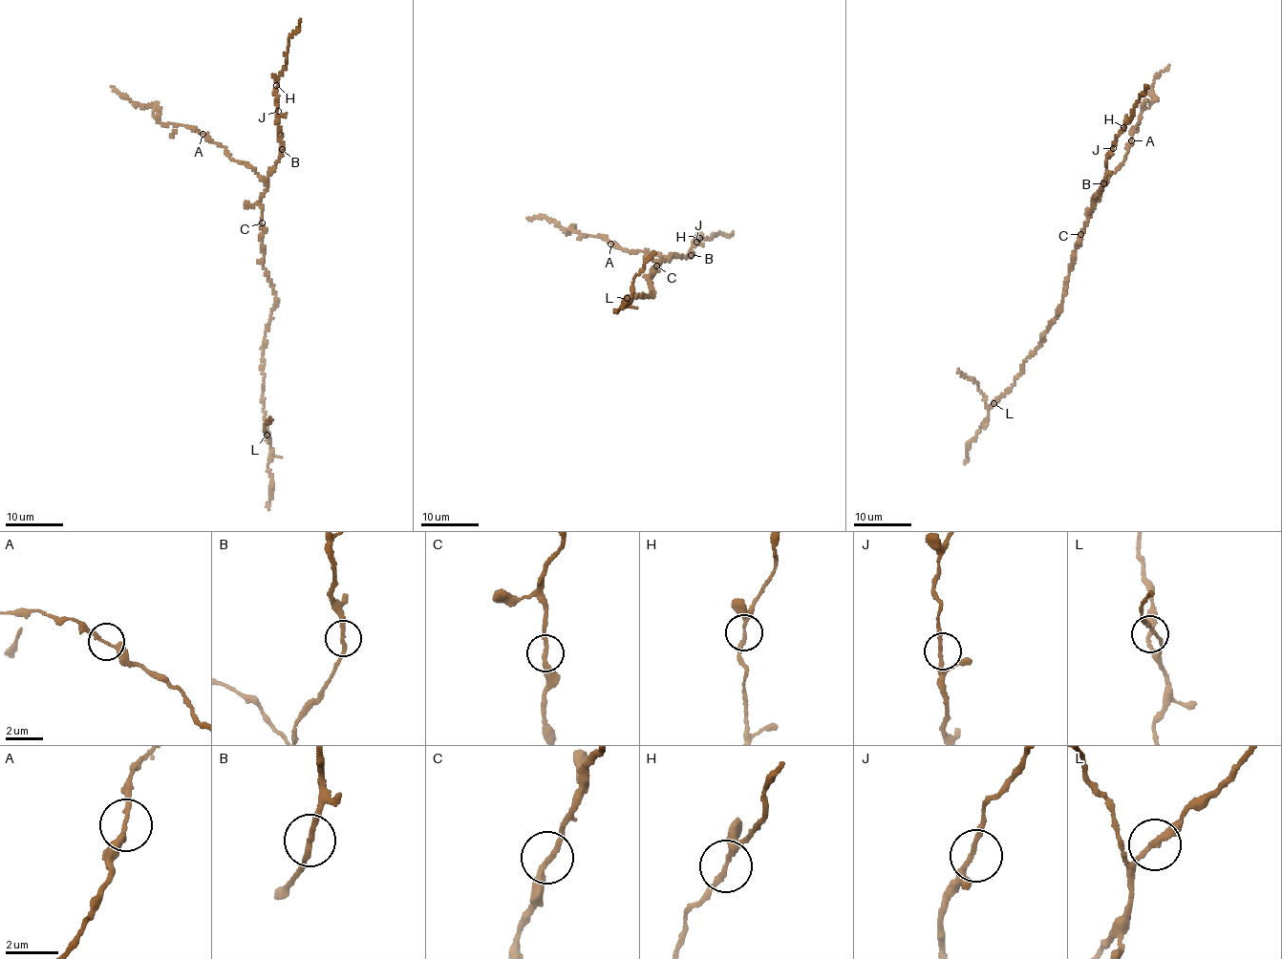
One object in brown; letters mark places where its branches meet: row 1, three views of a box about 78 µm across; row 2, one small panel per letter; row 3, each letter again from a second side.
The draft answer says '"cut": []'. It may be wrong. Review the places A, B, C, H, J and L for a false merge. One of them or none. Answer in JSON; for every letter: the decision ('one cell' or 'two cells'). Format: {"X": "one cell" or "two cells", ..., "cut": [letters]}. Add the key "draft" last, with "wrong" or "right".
{"A": "one cell", "B": "one cell", "C": "one cell", "H": "one cell", "J": "one cell", "L": "one cell", "cut": [], "draft": "right"}

